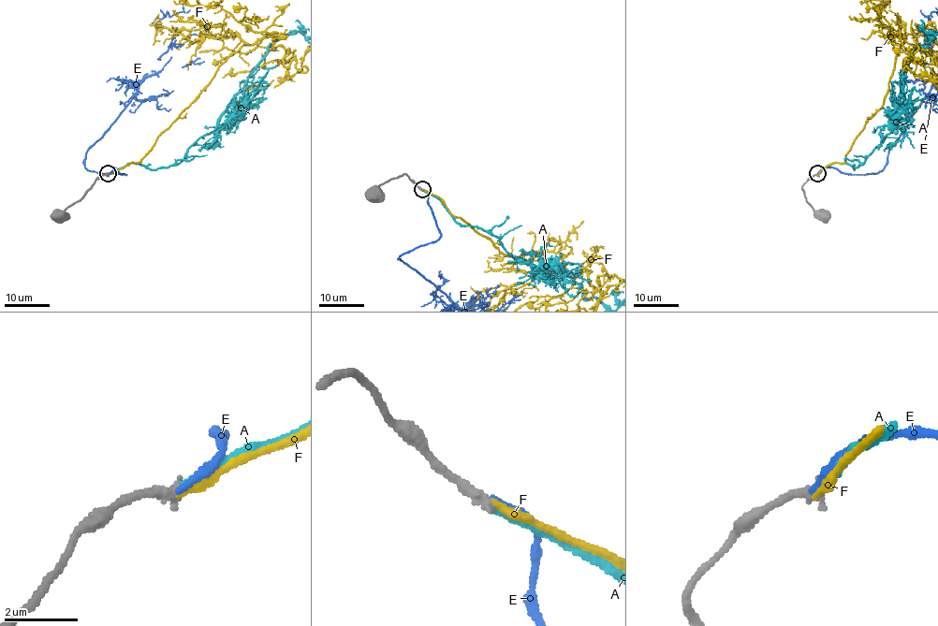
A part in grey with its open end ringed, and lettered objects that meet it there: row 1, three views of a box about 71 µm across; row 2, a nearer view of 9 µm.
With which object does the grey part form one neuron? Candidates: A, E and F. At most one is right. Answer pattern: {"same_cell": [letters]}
{"same_cell": ["E"]}

